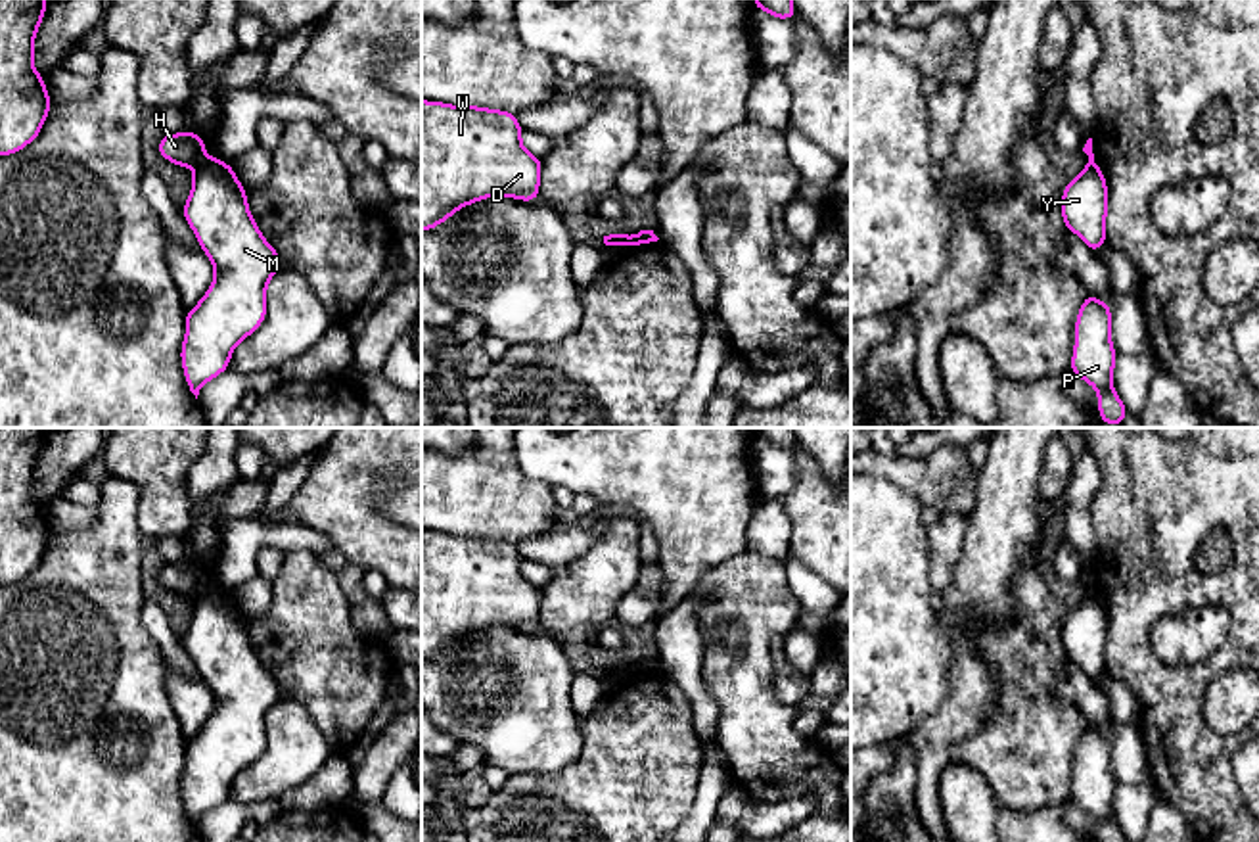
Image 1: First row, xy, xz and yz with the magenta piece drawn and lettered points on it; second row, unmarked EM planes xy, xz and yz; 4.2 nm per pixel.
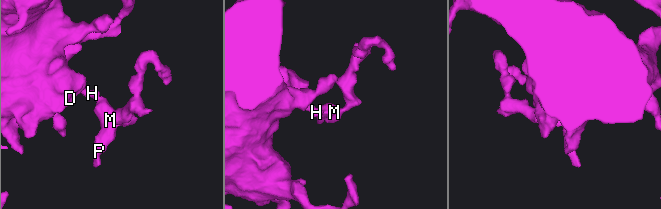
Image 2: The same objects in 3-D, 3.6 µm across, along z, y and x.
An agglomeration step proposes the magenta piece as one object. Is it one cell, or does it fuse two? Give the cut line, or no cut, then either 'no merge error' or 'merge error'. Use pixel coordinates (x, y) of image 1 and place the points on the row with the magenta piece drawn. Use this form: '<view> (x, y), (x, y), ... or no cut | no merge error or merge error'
xy (206, 158), (198, 167) | merge error

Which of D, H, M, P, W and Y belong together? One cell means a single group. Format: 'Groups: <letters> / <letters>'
Groups: D H W / M P Y

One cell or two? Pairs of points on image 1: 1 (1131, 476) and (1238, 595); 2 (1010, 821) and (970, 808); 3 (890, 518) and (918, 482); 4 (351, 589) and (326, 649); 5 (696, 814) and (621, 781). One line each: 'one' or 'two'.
1: one
2: two
3: two
4: two
5: two

